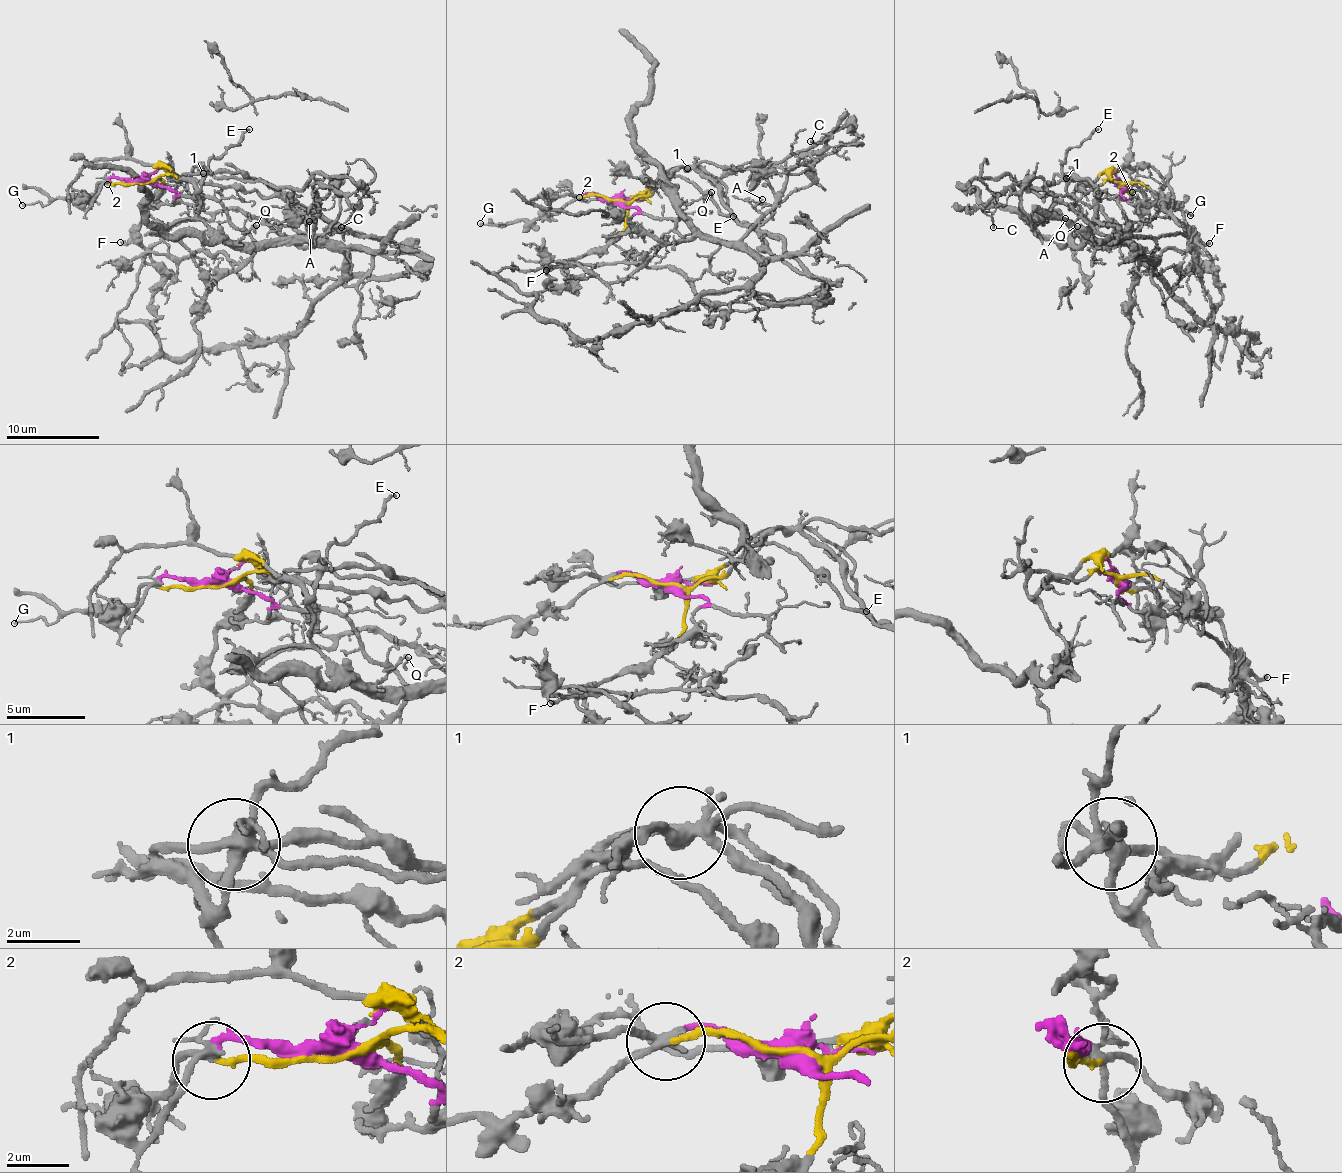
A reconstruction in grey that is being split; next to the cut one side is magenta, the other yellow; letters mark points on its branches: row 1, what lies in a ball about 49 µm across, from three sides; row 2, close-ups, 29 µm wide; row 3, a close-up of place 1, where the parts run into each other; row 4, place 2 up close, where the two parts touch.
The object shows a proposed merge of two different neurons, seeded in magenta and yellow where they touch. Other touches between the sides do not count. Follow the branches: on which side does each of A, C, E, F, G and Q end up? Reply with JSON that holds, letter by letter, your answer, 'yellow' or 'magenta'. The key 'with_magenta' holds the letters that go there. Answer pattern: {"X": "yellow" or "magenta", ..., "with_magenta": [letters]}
{"A": "magenta", "C": "magenta", "E": "magenta", "F": "yellow", "G": "yellow", "Q": "magenta", "with_magenta": ["A", "C", "E", "Q"]}

